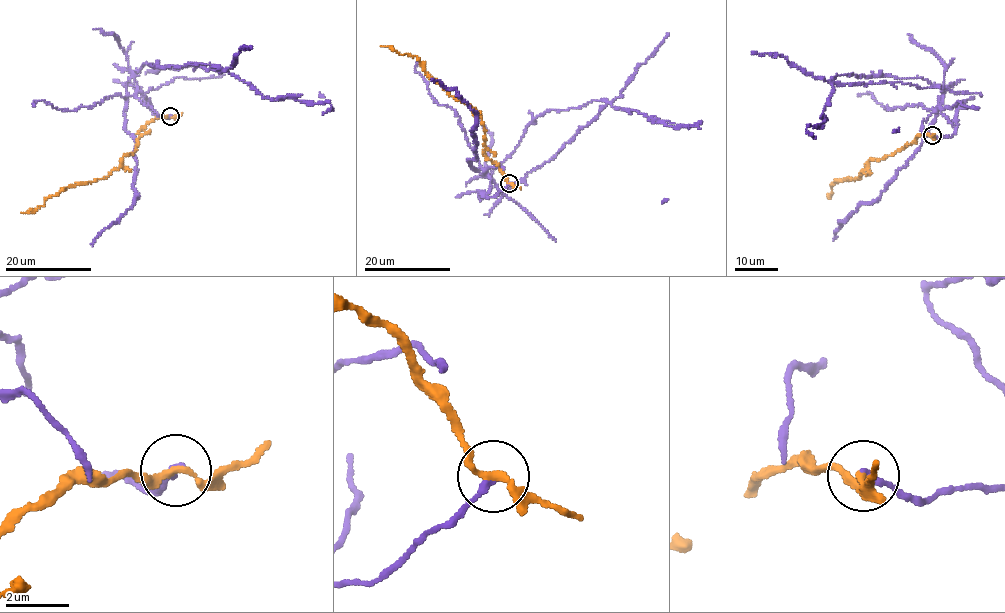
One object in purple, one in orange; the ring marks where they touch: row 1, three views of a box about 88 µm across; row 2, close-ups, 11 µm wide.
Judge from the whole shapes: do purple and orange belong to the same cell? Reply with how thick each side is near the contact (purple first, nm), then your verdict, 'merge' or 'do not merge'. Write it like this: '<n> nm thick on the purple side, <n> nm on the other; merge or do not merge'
240 nm thick on the purple side, 200 nm on the other; do not merge

